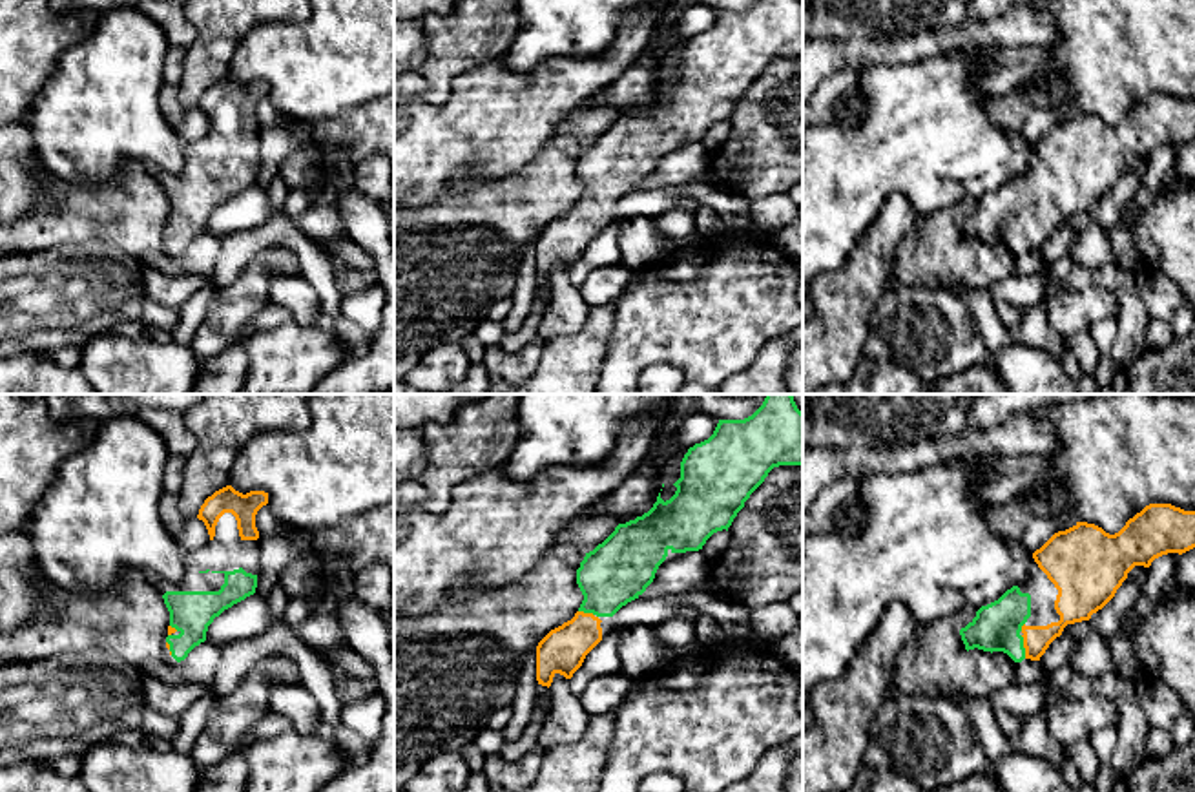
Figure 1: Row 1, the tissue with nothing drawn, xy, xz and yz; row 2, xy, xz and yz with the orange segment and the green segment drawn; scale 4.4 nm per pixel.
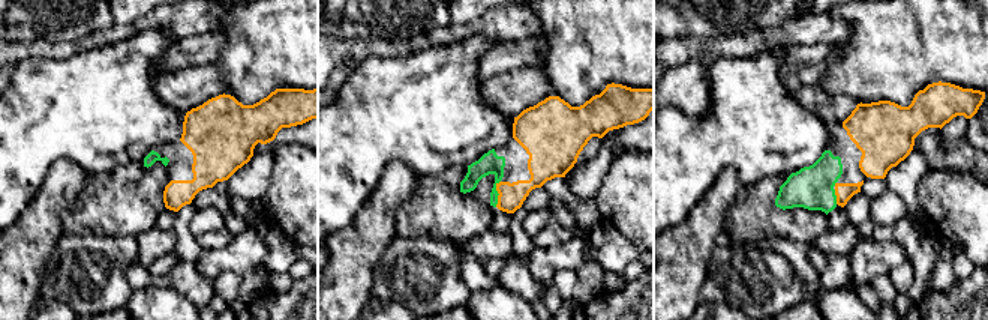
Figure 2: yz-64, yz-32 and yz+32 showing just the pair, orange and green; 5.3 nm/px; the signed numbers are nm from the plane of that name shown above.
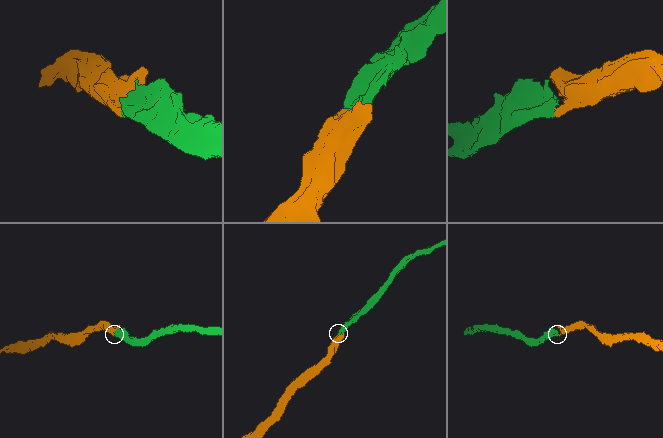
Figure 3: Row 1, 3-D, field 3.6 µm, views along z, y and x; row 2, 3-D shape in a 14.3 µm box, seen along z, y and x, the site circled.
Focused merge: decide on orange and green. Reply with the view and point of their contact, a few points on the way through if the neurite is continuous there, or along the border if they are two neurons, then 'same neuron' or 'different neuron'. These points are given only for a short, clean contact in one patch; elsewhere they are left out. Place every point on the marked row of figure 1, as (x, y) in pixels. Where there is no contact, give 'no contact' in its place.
yz (1024, 646) | across yz (1037, 639), (1024, 646), (997, 626) | same neuron

